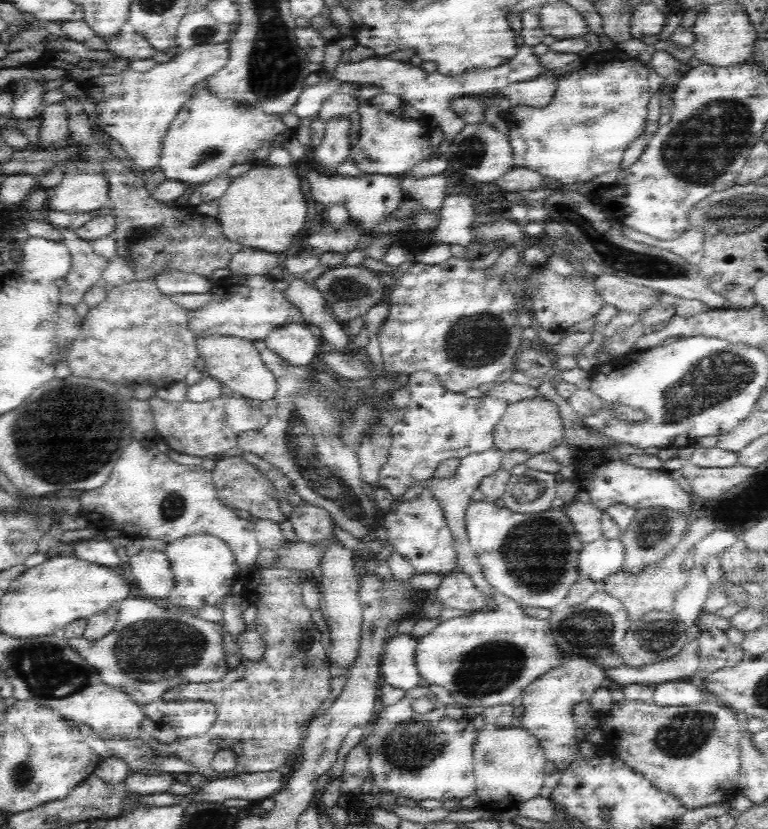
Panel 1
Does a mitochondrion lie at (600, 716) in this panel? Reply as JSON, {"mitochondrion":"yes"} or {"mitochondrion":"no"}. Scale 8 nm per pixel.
{"mitochondrion":"no"}

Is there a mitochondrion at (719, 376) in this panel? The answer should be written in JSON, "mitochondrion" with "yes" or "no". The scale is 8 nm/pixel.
{"mitochondrion":"yes"}

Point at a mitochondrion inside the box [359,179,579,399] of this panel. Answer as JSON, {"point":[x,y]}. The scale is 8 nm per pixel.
{"point":[474,342]}

